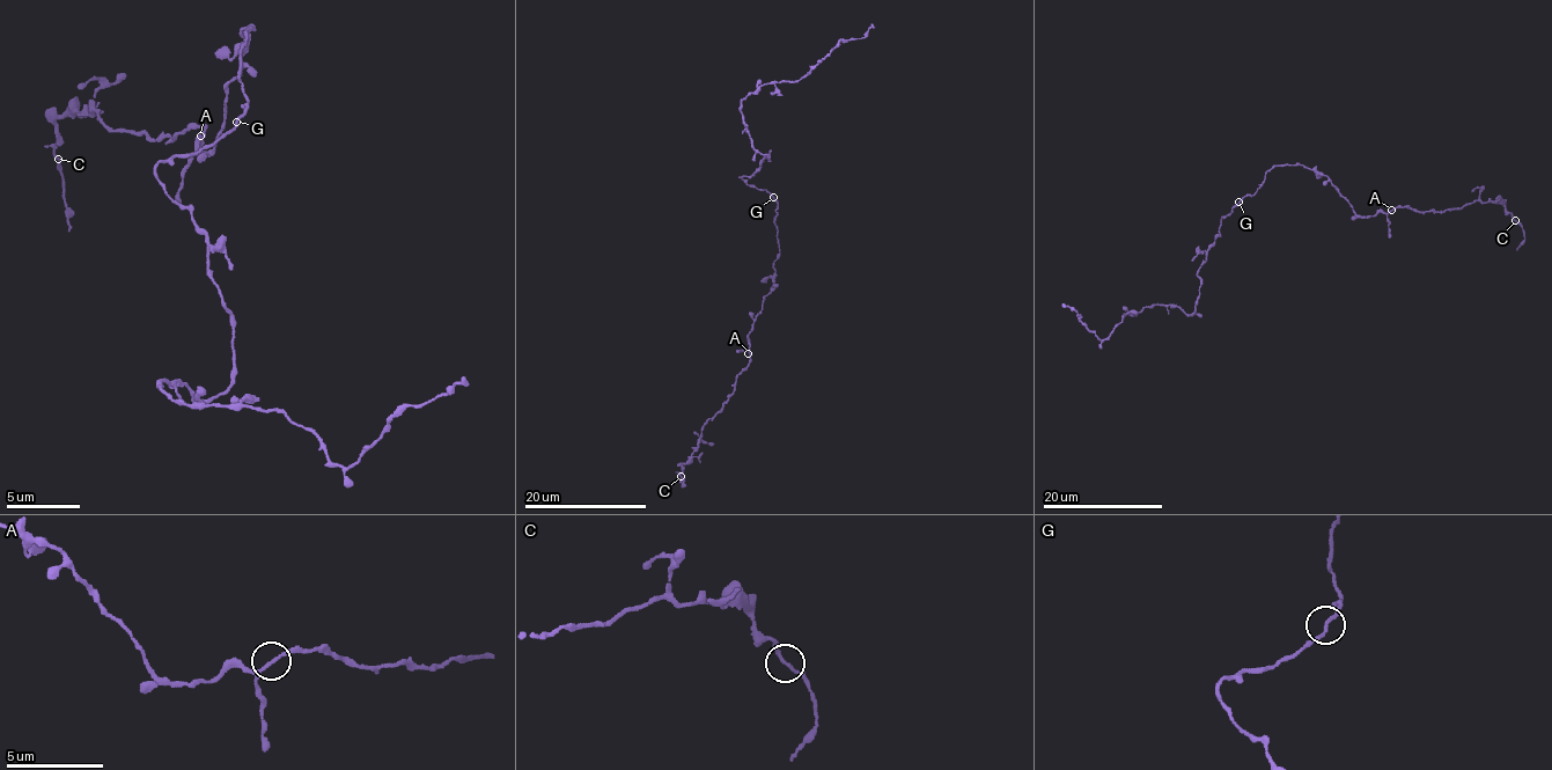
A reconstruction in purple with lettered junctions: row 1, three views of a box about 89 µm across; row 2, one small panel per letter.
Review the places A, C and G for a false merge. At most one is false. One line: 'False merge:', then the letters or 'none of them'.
False merge: none of them

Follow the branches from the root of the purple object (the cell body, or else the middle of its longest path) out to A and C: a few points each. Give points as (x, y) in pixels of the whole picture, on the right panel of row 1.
A: (1240, 202), (1257, 189), (1265, 175), (1275, 166), (1301, 164), (1322, 171), (1356, 214), (1372, 215), (1391, 210)
C: (1240, 202), (1275, 166), (1301, 164), (1322, 171), (1360, 215), (1480, 200), (1500, 202), (1514, 220)

